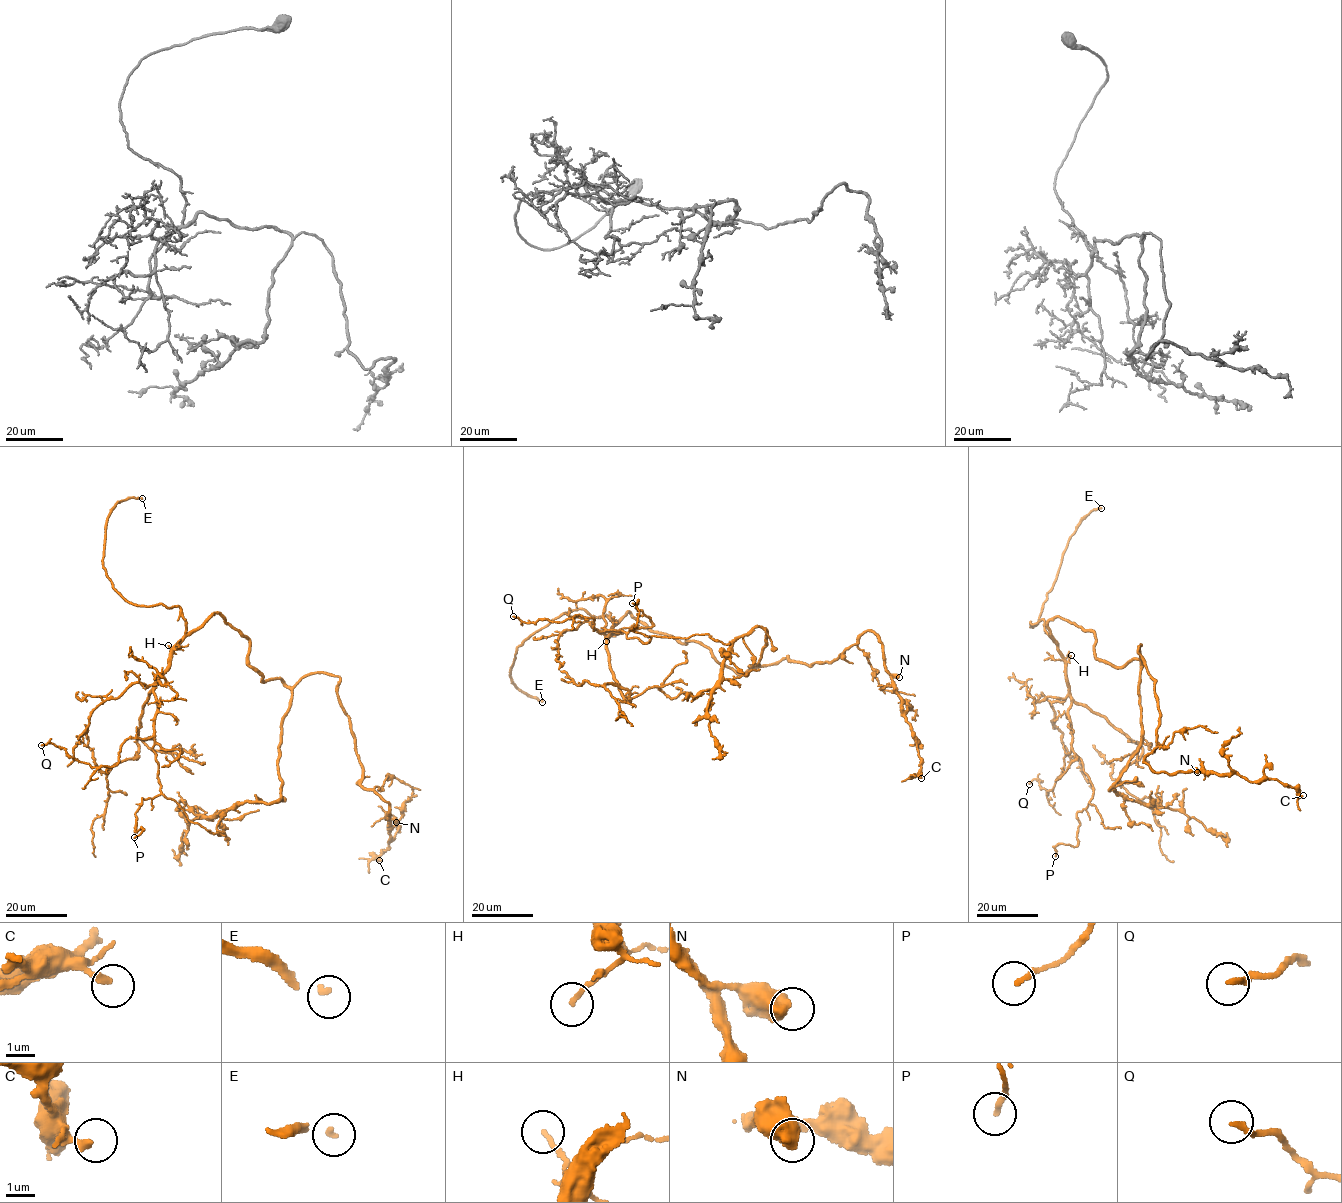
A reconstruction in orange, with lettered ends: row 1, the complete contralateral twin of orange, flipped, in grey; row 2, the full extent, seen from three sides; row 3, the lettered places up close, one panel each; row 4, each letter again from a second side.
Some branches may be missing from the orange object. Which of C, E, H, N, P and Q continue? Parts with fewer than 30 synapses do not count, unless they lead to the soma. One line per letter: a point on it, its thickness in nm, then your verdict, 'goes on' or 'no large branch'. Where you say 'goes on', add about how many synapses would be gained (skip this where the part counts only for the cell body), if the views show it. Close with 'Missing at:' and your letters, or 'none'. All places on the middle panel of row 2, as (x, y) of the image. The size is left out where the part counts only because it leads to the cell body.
C: place (921, 778); calibre 260 nm; no large branch
E: place (542, 702); calibre 140 nm; goes on
H: place (606, 641); calibre 150 nm; no large branch
N: place (899, 677); calibre 650 nm; no large branch
P: place (632, 603); calibre 180 nm; no large branch
Q: place (513, 616); calibre 190 nm; no large branch
Missing at: E

